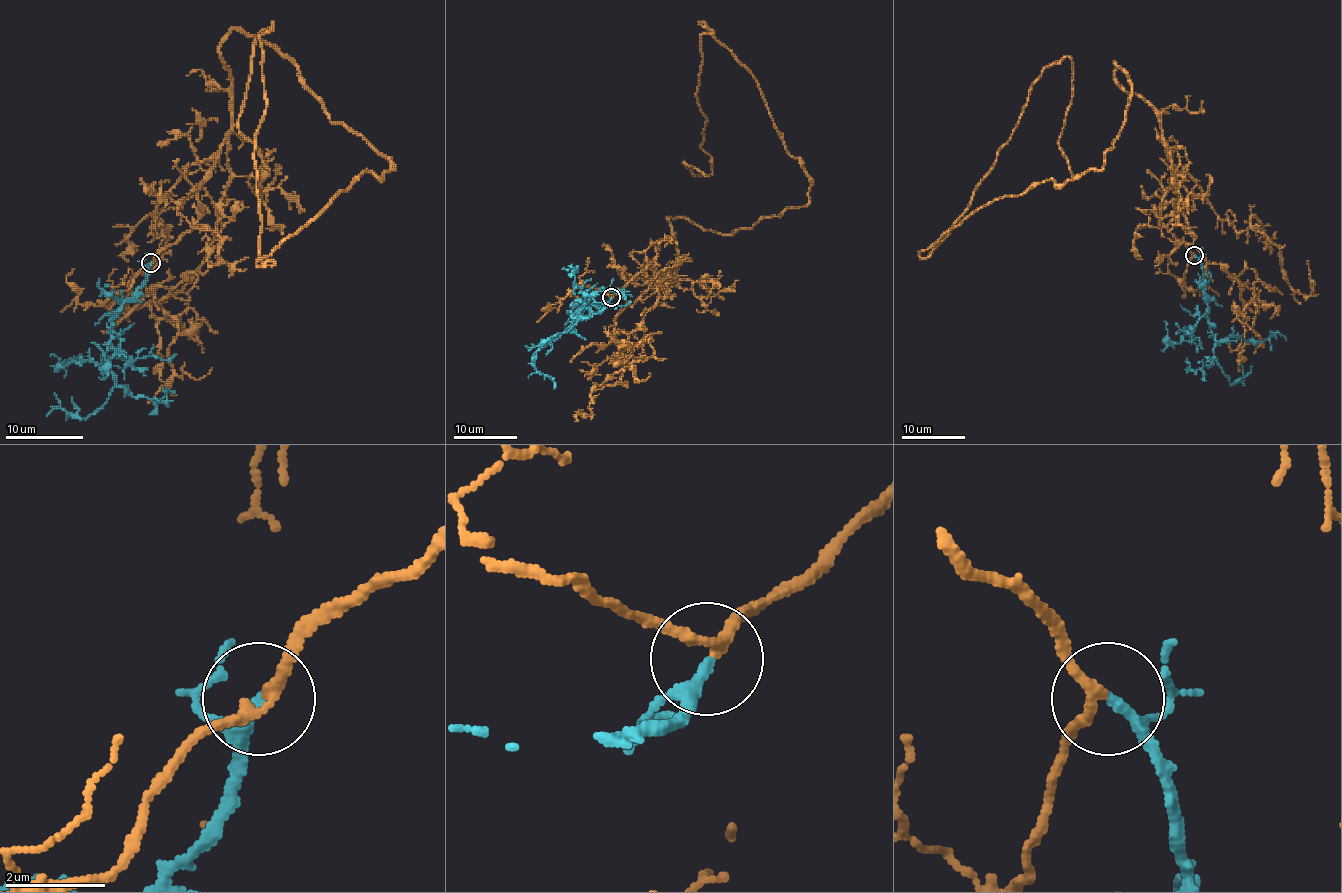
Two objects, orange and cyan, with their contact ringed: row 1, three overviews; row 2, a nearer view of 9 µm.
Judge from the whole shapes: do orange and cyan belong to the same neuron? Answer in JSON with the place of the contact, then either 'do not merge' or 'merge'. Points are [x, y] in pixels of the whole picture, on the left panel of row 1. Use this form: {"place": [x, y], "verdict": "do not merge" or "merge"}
{"place": [151, 263], "verdict": "merge"}

